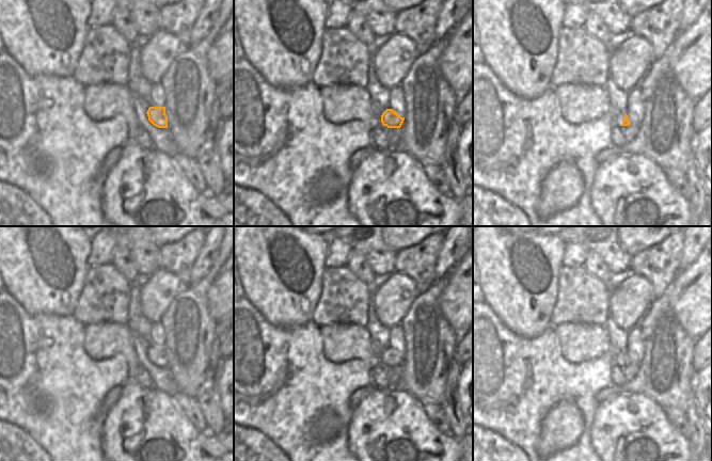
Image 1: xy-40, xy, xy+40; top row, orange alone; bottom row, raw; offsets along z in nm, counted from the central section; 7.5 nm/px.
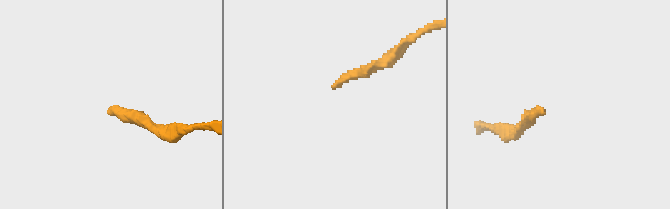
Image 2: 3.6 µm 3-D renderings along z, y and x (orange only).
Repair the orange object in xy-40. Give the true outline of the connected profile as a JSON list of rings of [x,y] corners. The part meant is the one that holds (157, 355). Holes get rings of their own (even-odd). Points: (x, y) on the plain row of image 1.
[[[149,346],[147,351],[148,360],[158,367],[168,367],[168,355],[165,346]]]

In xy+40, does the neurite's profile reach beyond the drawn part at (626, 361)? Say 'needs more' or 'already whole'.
needs more

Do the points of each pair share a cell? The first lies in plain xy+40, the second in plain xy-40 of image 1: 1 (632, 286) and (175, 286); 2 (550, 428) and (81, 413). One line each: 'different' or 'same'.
1: same
2: different

